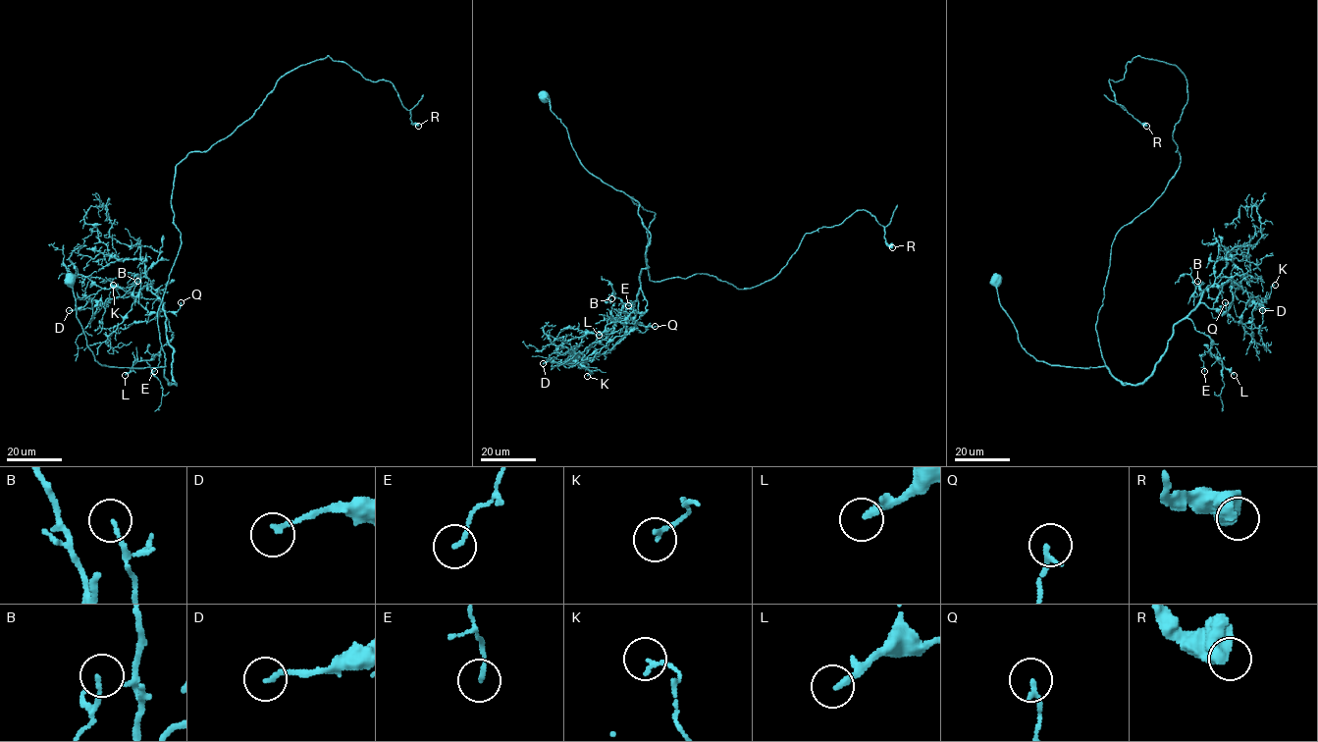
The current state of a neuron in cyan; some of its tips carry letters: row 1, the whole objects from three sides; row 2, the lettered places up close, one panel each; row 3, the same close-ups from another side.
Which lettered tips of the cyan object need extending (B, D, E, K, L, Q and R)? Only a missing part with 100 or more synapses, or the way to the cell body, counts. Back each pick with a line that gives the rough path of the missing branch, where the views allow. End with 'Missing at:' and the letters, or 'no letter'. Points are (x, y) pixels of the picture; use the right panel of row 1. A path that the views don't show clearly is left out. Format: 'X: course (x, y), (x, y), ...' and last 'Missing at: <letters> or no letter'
L: course (1234, 375), (1249, 390), (1256, 402), (1254, 429)
Missing at: L

